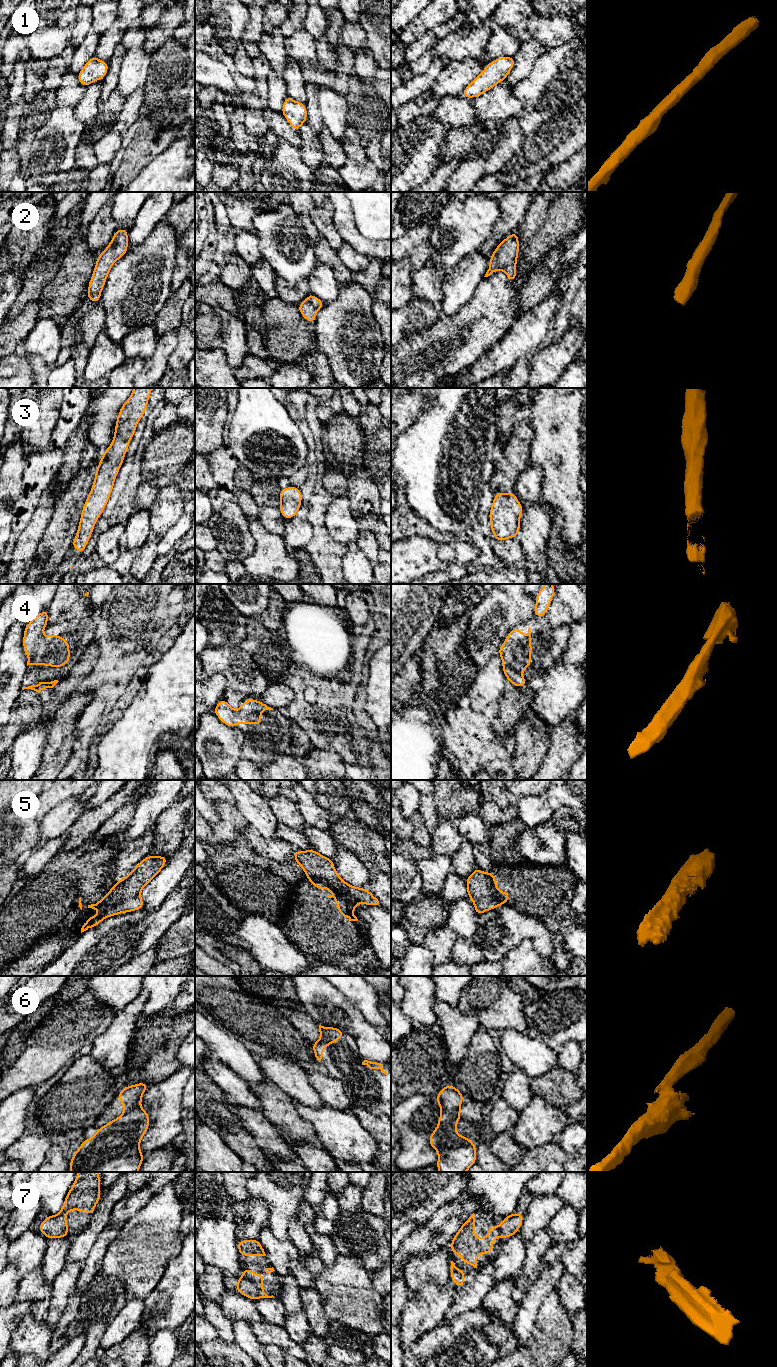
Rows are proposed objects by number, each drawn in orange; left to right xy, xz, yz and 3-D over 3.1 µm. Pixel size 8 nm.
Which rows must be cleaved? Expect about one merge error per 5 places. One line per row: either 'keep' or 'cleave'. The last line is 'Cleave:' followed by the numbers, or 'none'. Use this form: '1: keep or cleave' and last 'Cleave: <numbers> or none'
1: keep
2: keep
3: keep
4: keep
5: keep
6: cleave
7: keep
Cleave: 6

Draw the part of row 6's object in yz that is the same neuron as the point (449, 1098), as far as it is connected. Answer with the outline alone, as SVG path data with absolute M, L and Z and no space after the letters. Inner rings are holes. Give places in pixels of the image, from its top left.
M446 1085L435 1097L442 1112L452 1112L460 1108L464 1095L454 1086Z

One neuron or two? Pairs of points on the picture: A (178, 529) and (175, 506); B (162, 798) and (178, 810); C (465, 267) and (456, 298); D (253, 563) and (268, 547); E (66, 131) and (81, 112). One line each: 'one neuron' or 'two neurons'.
A: two neurons
B: two neurons
C: one neuron
D: one neuron
E: two neurons

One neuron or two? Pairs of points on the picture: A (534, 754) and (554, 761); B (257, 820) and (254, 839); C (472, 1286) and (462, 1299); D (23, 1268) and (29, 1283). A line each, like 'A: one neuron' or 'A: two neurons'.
A: two neurons
B: two neurons
C: one neuron
D: two neurons

